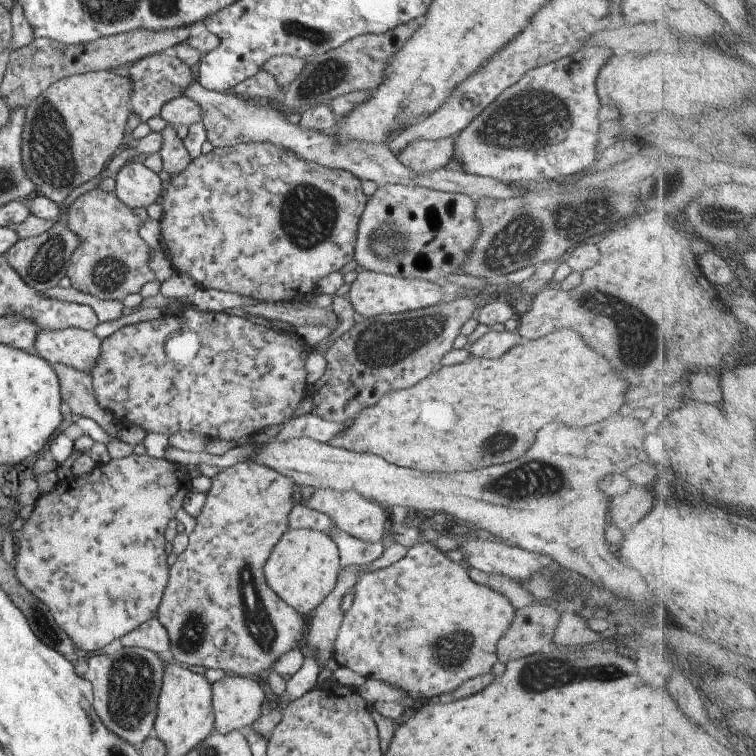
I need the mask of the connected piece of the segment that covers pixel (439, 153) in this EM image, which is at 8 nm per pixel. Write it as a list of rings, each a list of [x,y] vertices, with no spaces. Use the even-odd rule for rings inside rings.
[[[453,137],[428,141],[418,140],[407,143],[396,156],[396,159],[407,169],[412,170],[415,175],[423,175],[440,168],[450,160],[452,156]]]

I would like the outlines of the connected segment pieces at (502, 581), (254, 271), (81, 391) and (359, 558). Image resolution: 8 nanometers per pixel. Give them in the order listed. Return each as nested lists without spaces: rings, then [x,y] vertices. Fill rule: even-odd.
[[[473,567],[469,568],[467,572],[471,581],[475,584],[486,586],[493,590],[493,592],[497,592],[497,594],[504,596],[514,609],[535,603],[533,596],[529,596],[529,594],[525,592],[523,586],[518,585],[515,581],[512,581],[507,577],[484,573]]]
[[[241,143],[232,147],[213,147],[205,154],[199,155],[185,167],[183,172],[163,185],[163,192],[158,202],[162,208],[160,216],[160,236],[166,246],[166,256],[173,270],[185,273],[197,284],[197,287],[215,288],[223,292],[236,292],[250,299],[273,302],[290,302],[299,305],[305,301],[305,296],[314,292],[316,282],[330,272],[338,271],[349,262],[354,253],[357,221],[364,209],[367,198],[361,192],[361,184],[356,176],[343,169],[327,169],[321,165],[304,161],[293,155],[289,149],[272,145],[271,143]]]
[[[53,365],[52,368],[58,380],[61,400],[67,404],[69,412],[91,419],[111,439],[117,438],[123,426],[105,407],[98,405],[89,373],[76,371],[67,365]]]
[[[336,525],[327,528],[325,534],[335,543],[341,565],[370,563],[374,561],[384,549],[380,541],[368,543],[364,540],[359,540],[339,530]]]

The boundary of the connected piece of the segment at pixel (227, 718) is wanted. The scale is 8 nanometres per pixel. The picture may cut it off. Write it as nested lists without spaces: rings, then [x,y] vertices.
[[[226,674],[212,685],[213,728],[218,733],[227,734],[231,731],[242,731],[249,728],[252,722],[261,716],[261,704],[265,696],[261,684],[246,676]]]

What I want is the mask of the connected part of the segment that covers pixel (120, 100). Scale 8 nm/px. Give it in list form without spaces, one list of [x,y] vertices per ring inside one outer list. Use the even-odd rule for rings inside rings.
[[[108,70],[89,71],[55,81],[29,103],[24,110],[20,155],[23,172],[33,183],[35,193],[46,196],[59,206],[74,188],[86,183],[108,164],[120,158],[120,149],[124,142],[123,132],[127,116],[131,112],[131,88],[130,77]]]

